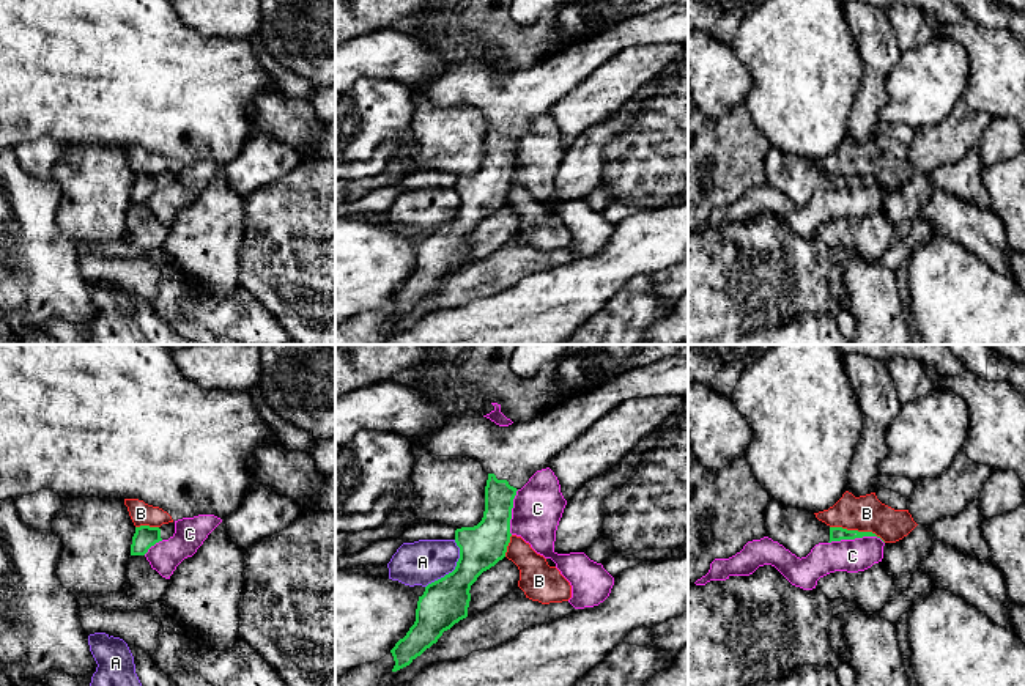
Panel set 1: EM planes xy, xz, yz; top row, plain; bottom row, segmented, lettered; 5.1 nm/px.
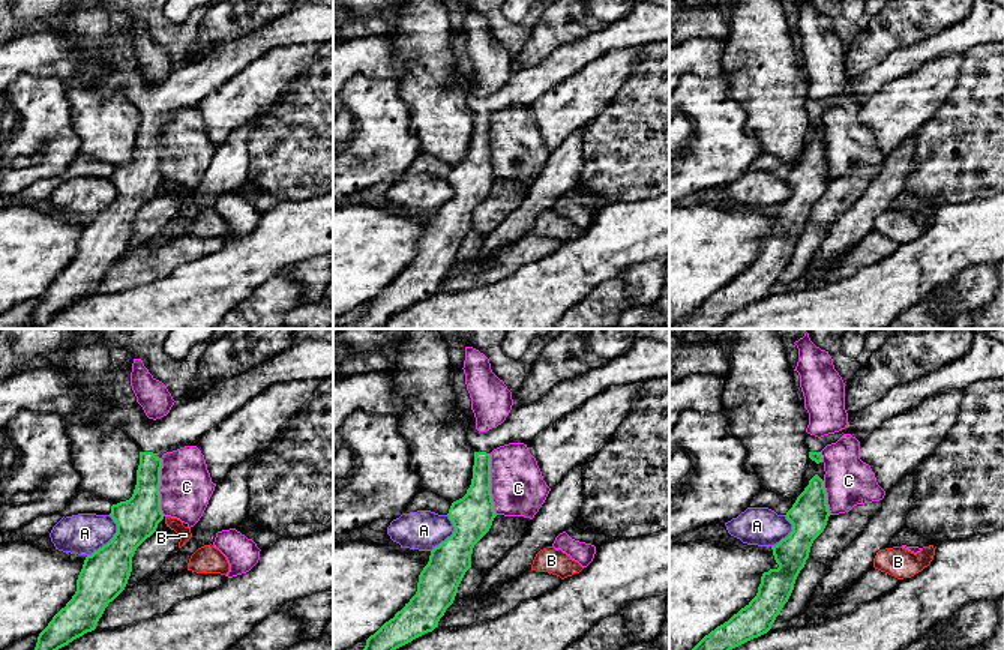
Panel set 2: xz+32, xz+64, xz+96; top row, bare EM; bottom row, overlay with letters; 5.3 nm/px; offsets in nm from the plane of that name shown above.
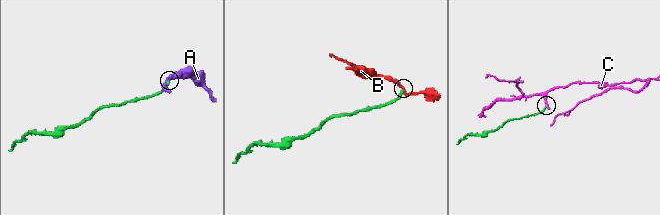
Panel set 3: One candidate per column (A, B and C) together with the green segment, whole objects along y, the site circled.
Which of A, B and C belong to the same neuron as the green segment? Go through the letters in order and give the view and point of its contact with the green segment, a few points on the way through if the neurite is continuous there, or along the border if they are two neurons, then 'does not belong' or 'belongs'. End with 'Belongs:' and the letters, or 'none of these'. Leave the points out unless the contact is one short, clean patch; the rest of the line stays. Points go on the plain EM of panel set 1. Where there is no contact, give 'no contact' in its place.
A: meets green in xz at (455, 216); border along xz (455, 188), (458, 195), (457, 213), (425, 235); does not belong
B: meets green in yz at (857, 178); border along yz (830, 173), (871, 178), (885, 189); does not belong
C: meets green in yz at (855, 184); border along yz (884, 189), (876, 184), (855, 184), (828, 191); does not belong
Belongs: none of these

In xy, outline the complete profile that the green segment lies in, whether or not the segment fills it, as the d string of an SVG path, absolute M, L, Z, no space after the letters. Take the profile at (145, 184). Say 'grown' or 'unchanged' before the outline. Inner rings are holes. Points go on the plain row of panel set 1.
grown; M175 168L161 175L140 173L135 175L132 184L131 203L145 203L151 194L162 187L168 187L175 181Z

